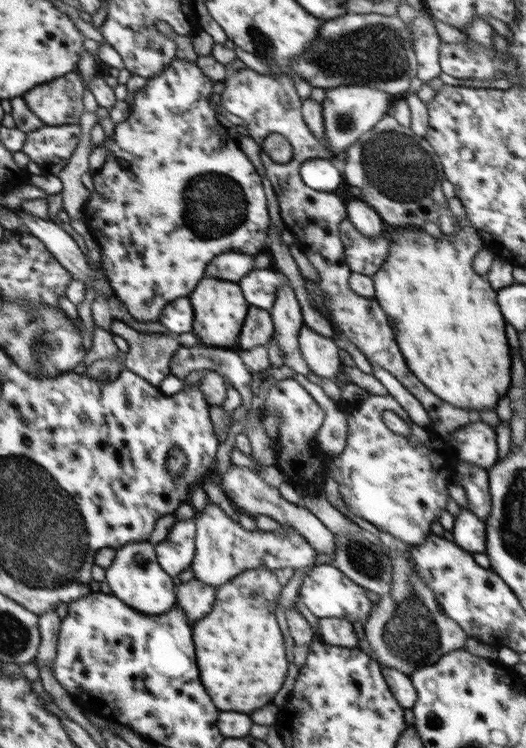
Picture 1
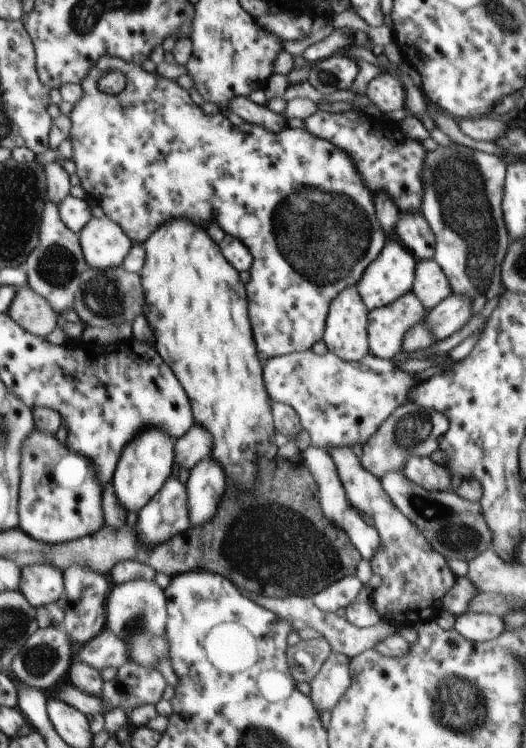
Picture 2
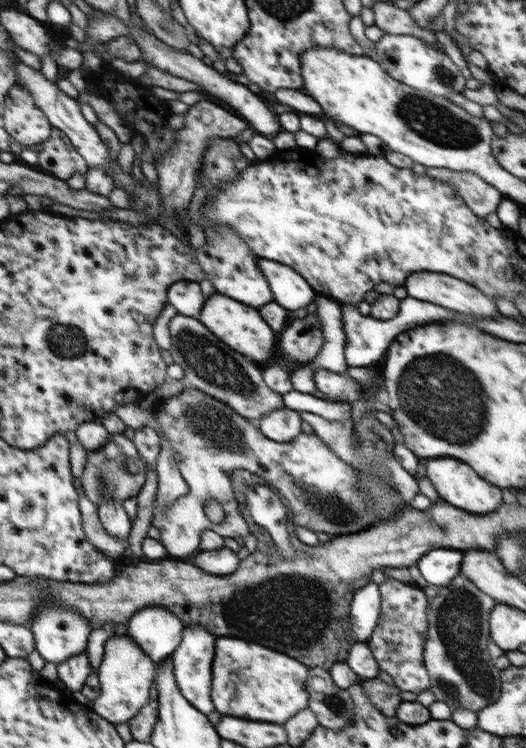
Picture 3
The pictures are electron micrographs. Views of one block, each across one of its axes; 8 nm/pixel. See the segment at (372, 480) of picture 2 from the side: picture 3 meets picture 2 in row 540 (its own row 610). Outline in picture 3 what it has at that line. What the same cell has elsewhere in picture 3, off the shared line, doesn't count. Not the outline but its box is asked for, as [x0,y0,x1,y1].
[367,578,430,695]

